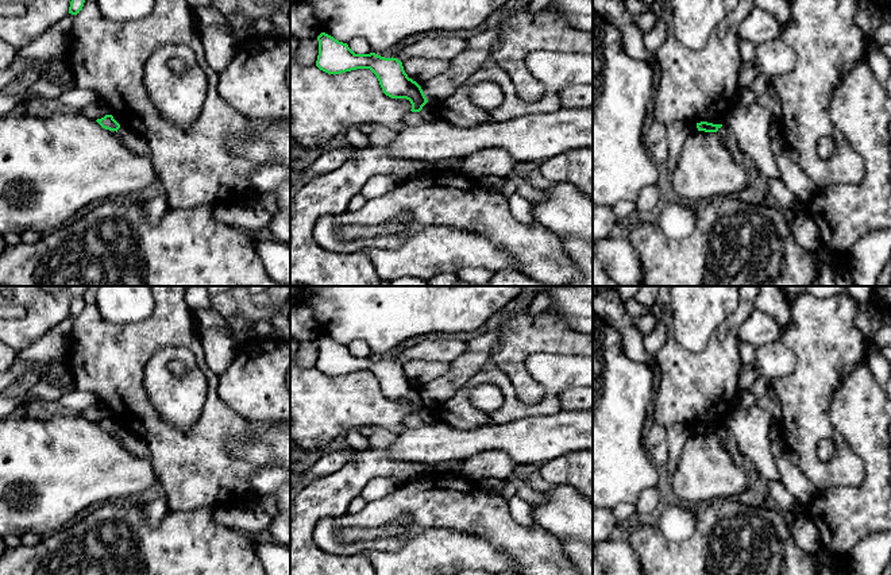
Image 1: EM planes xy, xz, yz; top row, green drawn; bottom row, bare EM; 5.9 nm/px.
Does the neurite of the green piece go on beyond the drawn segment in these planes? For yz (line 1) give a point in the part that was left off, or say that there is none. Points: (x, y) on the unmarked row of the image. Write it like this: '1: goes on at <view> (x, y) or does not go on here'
1: does not go on here

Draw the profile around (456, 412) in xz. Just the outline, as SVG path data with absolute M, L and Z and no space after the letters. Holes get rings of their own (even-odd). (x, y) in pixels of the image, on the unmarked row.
M494 368L478 371L451 398L441 404L428 404L428 406L441 424L459 431L502 425L524 417L552 414L562 410L558 397L544 397L543 401L535 405L521 402L514 393L510 379L502 371ZM483 383L495 385L504 395L502 406L493 413L485 413L470 402L470 391Z

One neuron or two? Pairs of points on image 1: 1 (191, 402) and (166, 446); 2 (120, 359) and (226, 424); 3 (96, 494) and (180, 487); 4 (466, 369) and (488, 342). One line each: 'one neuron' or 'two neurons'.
1: two neurons
2: one neuron
3: two neurons
4: one neuron

